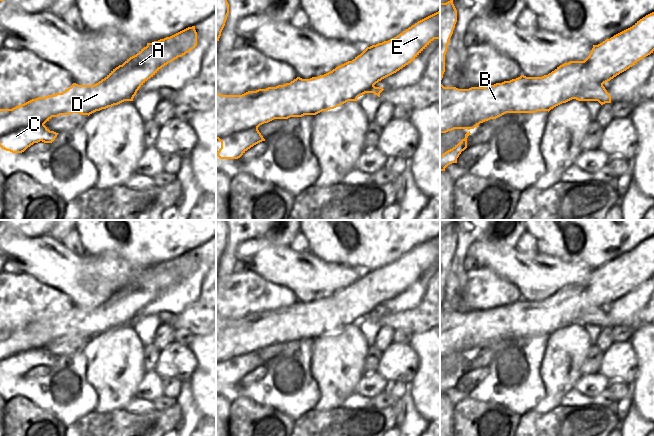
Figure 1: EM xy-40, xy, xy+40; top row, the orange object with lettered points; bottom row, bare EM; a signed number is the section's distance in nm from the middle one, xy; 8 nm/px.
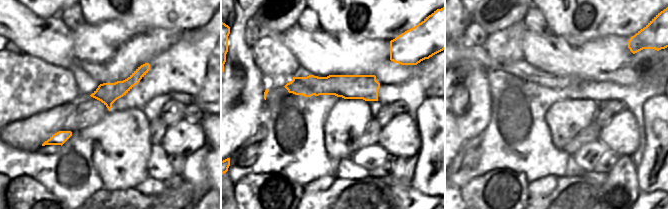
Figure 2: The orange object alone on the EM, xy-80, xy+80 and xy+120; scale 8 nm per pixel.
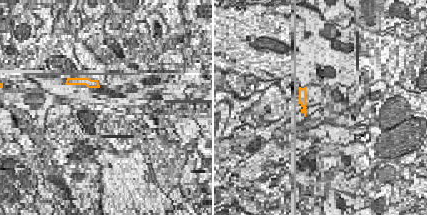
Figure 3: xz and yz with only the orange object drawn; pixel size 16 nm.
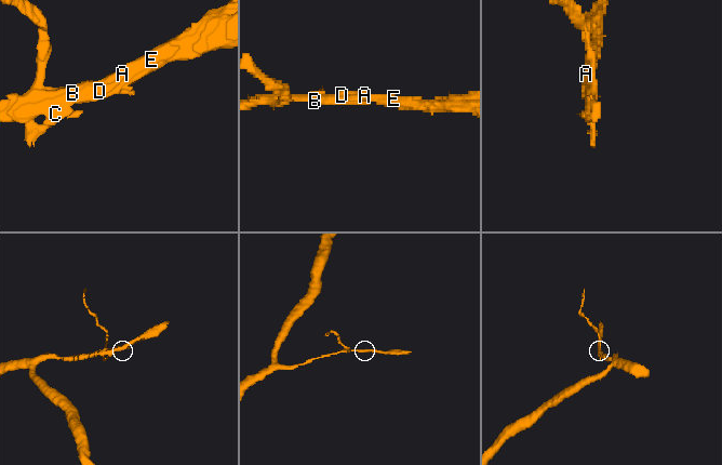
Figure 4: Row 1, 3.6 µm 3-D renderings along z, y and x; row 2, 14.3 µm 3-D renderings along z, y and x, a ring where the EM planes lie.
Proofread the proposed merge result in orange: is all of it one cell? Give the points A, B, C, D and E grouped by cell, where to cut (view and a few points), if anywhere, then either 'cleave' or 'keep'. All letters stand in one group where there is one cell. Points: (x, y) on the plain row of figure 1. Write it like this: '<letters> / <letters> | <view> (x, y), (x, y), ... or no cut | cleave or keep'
A B C D E | no cut | keep

